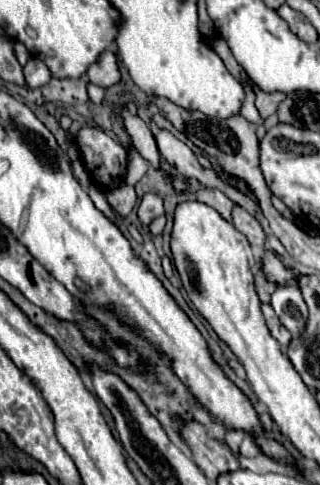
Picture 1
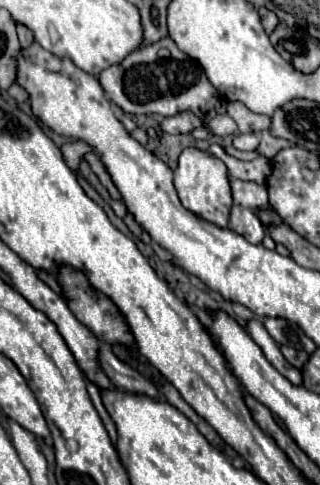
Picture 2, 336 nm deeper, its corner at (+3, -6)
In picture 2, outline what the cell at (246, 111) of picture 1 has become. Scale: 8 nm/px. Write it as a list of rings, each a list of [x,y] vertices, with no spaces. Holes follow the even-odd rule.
[[[238,134],[234,138],[234,146],[238,150],[256,150],[260,144],[260,138],[256,134]]]

